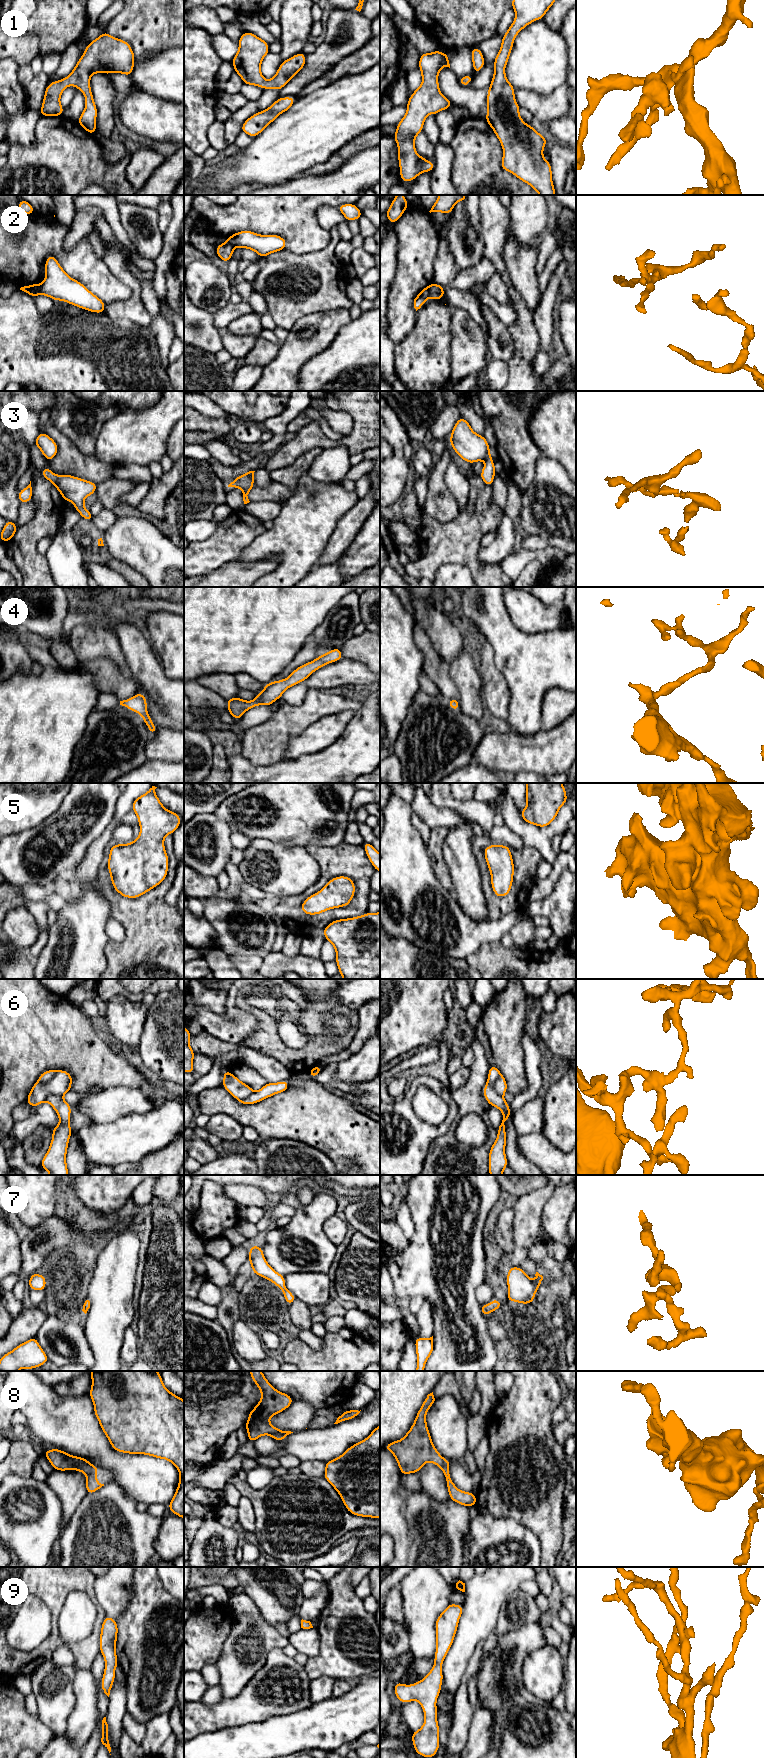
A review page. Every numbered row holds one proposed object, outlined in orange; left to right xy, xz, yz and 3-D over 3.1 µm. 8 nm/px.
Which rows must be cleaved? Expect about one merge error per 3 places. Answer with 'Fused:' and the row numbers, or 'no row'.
Fused: 2, 6, 8

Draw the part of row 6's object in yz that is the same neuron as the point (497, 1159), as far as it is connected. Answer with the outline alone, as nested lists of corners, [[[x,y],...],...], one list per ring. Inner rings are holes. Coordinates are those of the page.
[[[491,1065],[488,1072],[487,1083],[483,1089],[484,1098],[490,1104],[490,1106],[500,1109],[503,1114],[502,1123],[497,1128],[497,1139],[489,1151],[490,1175],[503,1175],[503,1170],[508,1166],[507,1158],[505,1155],[506,1129],[504,1122],[511,1116],[512,1112],[509,1109],[509,1103],[507,1103],[503,1096],[497,1094],[493,1089],[493,1083],[500,1074],[501,1073],[498,1068],[495,1065]]]

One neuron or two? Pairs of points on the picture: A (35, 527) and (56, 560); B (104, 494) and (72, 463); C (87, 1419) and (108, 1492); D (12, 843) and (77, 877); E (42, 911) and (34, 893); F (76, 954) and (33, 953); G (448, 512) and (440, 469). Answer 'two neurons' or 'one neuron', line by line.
A: two neurons
B: two neurons
C: two neurons
D: two neurons
E: two neurons
F: two neurons
G: one neuron

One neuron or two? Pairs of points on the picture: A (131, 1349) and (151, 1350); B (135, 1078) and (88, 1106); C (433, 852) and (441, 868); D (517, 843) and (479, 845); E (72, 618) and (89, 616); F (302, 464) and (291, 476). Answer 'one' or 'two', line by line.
A: two
B: two
C: one
D: two
E: one
F: one

